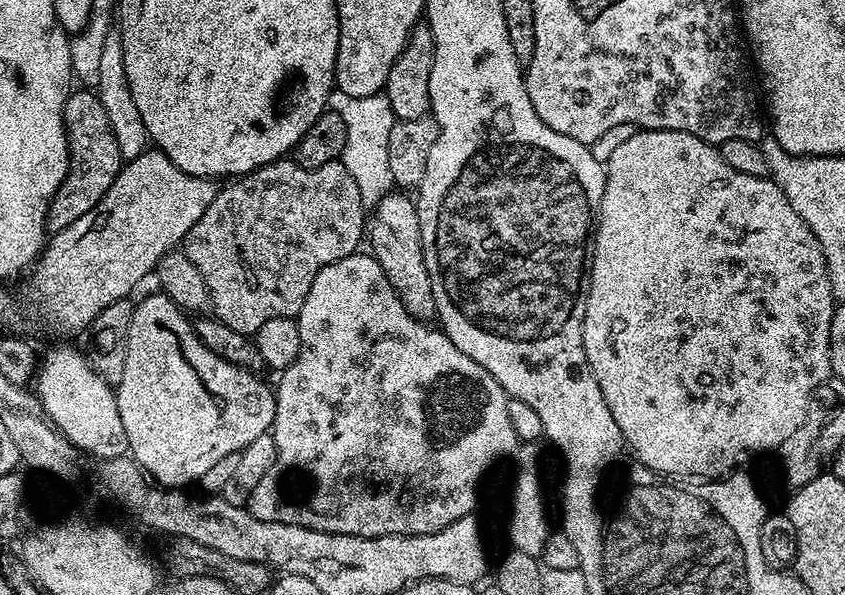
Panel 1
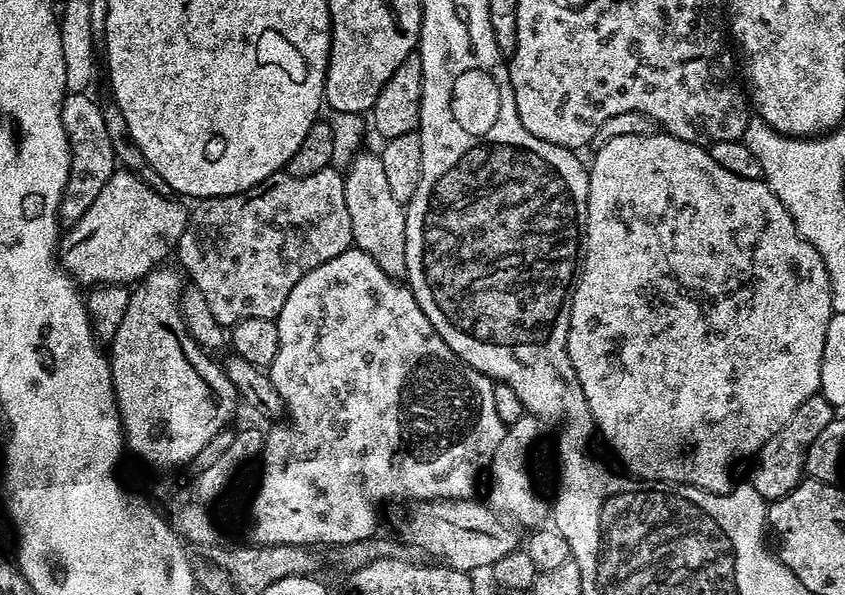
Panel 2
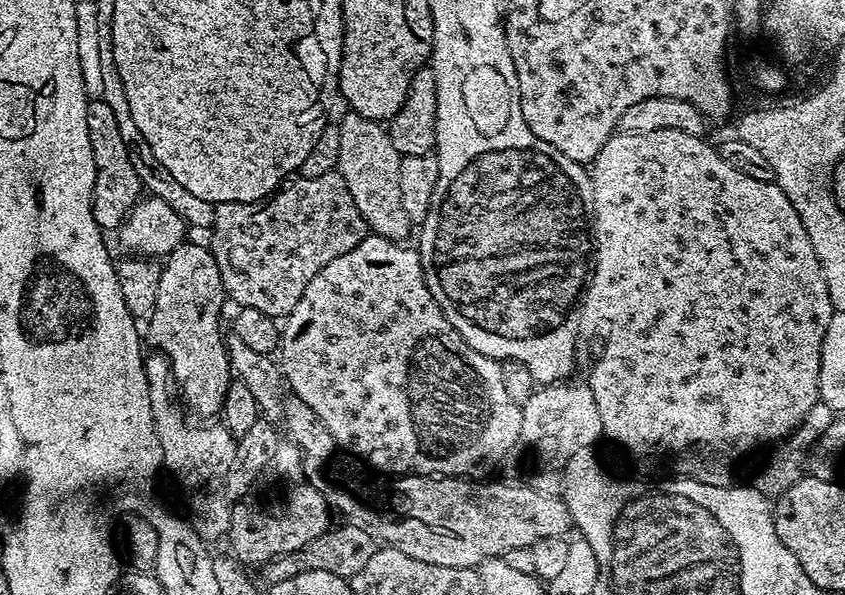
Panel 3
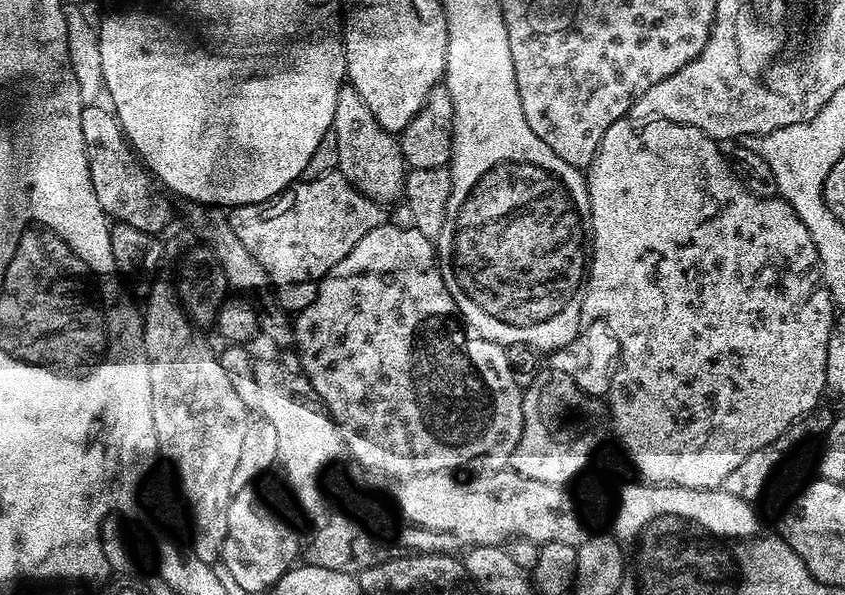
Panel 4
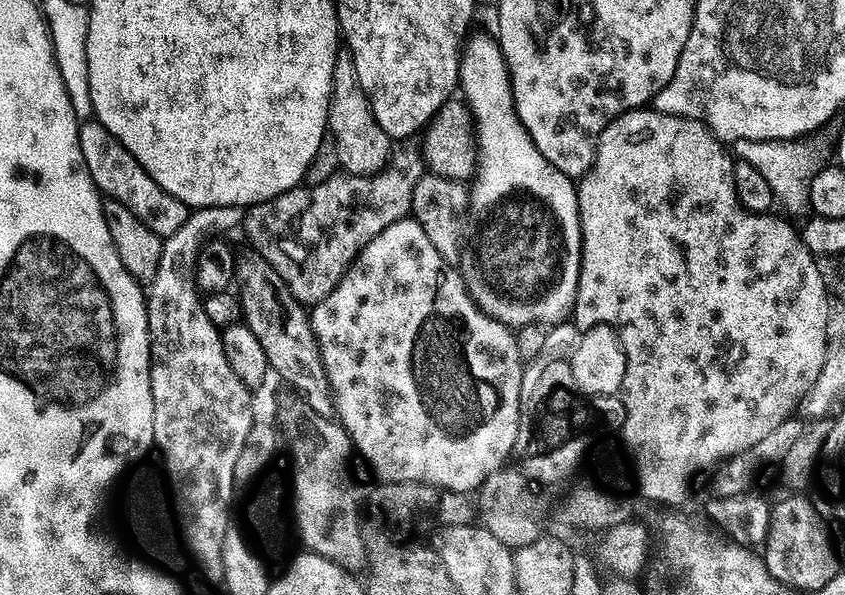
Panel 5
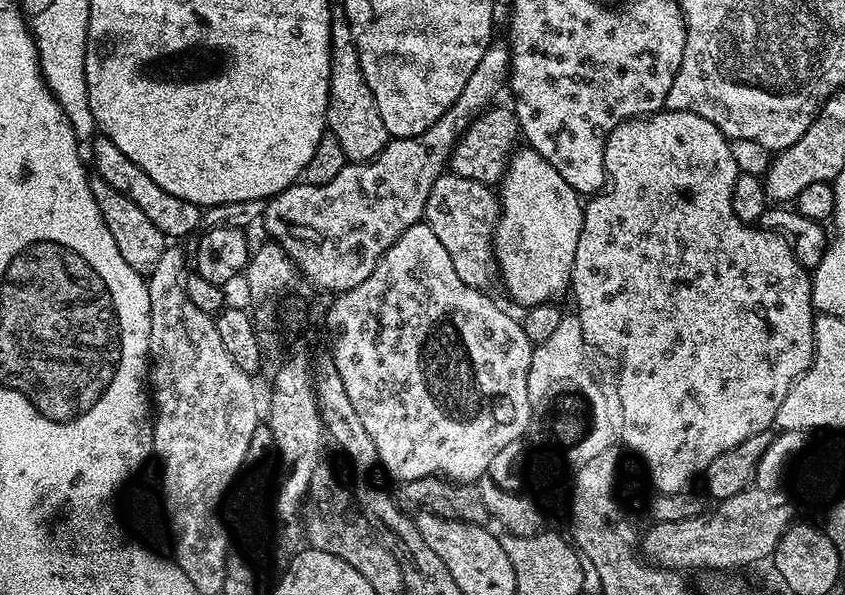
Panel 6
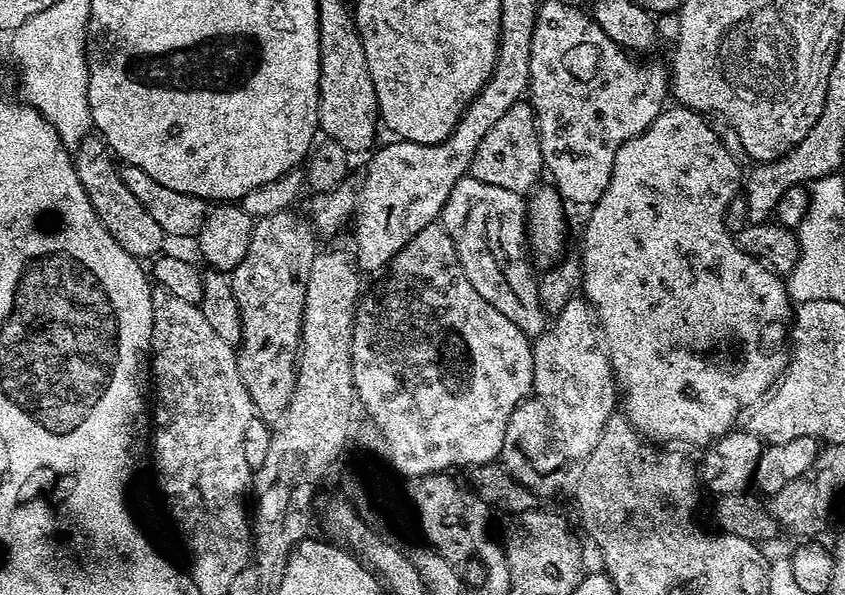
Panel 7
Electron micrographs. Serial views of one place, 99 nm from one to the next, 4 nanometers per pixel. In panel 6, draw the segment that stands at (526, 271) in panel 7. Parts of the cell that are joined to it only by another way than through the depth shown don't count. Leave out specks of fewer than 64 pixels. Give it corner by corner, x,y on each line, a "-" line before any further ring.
445,174
437,178
430,190
430,198
426,198
423,223
428,224
438,242
446,246
446,254
450,254
450,262
454,262
458,278
462,278
466,286
488,290
491,289
492,272
494,276
498,268
494,259
493,237
499,218
500,201
489,185

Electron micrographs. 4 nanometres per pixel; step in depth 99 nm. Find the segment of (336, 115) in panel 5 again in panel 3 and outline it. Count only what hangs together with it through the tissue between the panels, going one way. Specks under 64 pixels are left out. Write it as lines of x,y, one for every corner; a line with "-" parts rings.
345,111
345,116
338,120
342,150
338,150
338,171
354,198
354,206
375,235
397,242
407,241
407,236
414,232
414,222
402,206
402,185
398,183
400,155
390,142
387,127
379,120
362,118
357,112

